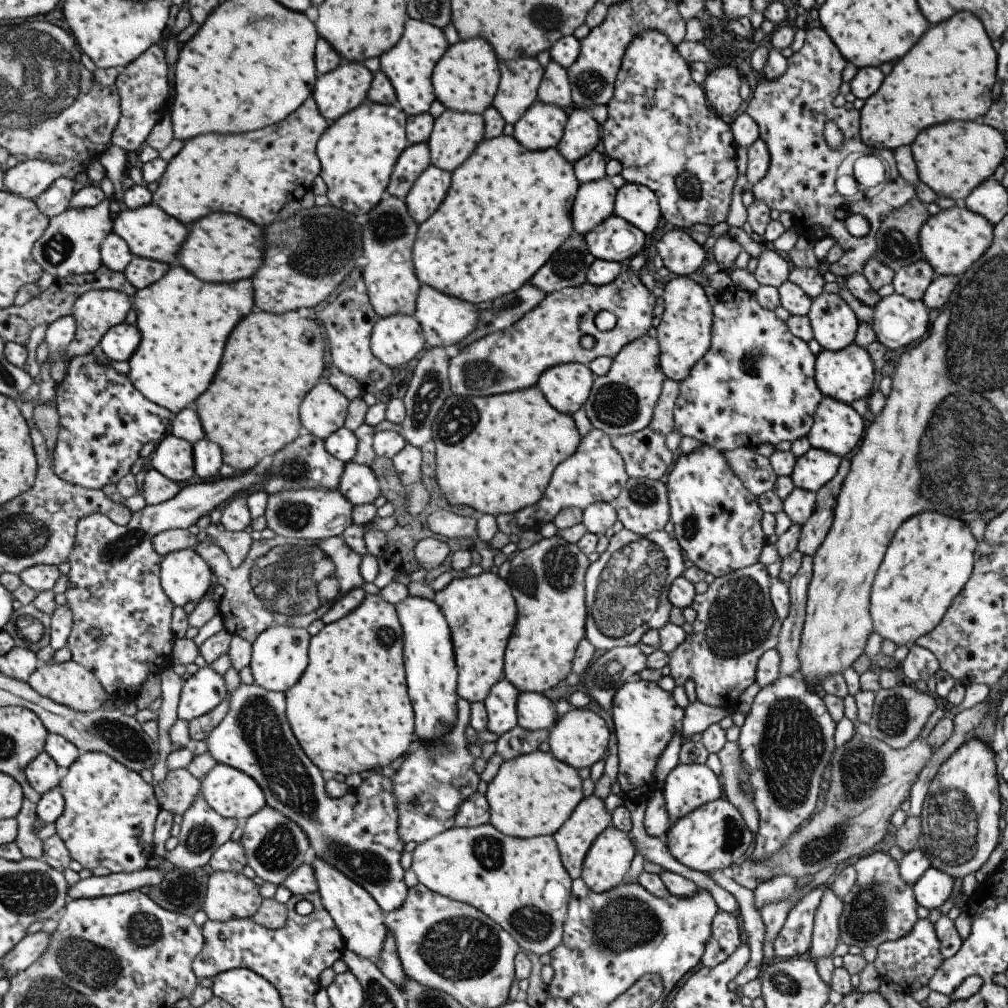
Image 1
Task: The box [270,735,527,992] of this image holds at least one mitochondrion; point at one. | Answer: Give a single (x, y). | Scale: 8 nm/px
(461, 948)

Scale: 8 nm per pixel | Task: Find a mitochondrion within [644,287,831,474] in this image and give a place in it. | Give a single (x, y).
(753, 362)

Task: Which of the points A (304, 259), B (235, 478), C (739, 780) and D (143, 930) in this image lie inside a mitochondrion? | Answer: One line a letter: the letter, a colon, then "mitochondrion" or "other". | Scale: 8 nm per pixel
A: mitochondrion
B: other
C: mitochondrion
D: mitochondrion

